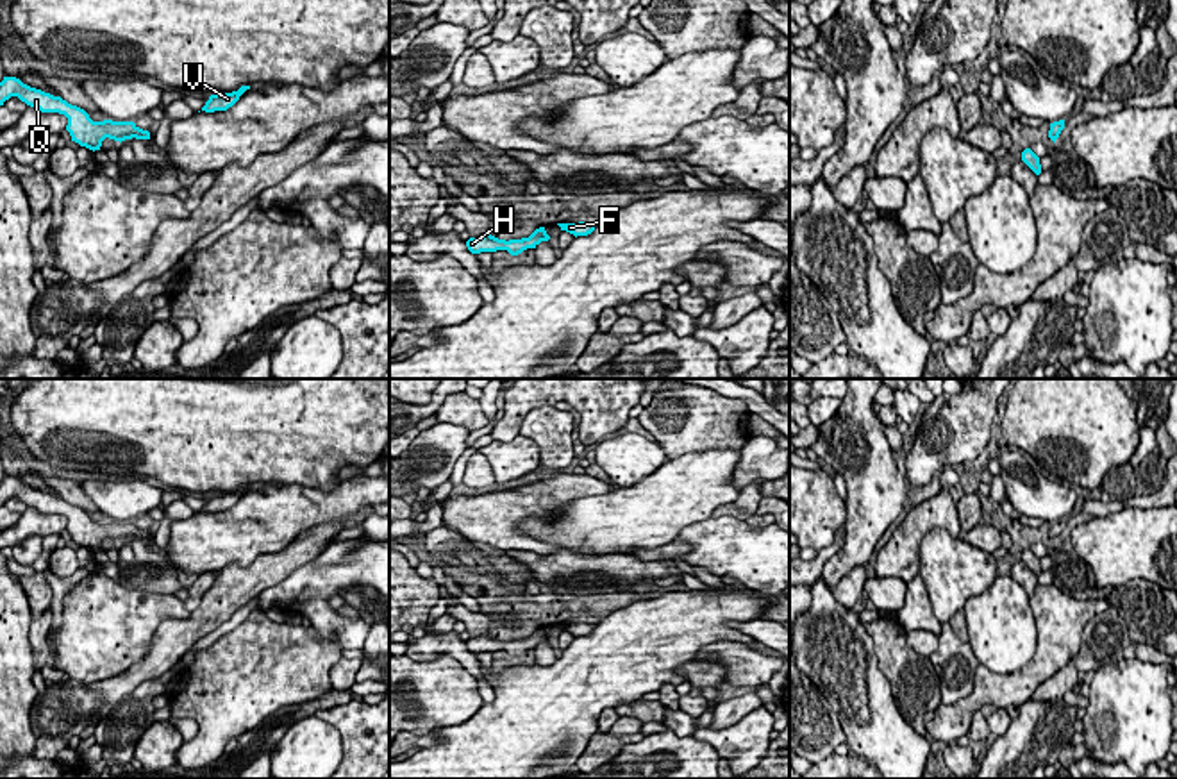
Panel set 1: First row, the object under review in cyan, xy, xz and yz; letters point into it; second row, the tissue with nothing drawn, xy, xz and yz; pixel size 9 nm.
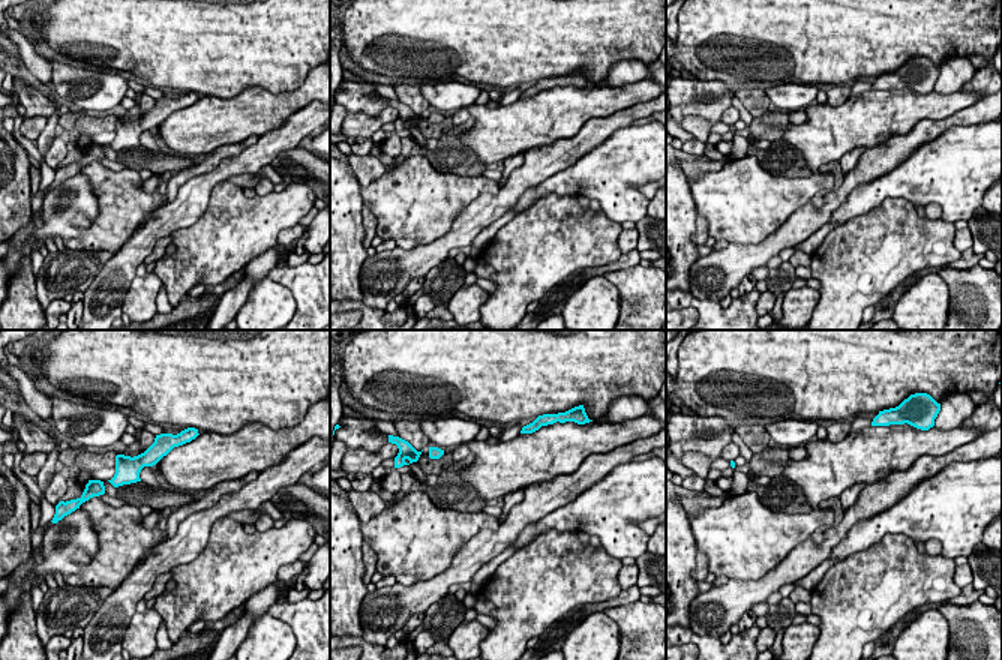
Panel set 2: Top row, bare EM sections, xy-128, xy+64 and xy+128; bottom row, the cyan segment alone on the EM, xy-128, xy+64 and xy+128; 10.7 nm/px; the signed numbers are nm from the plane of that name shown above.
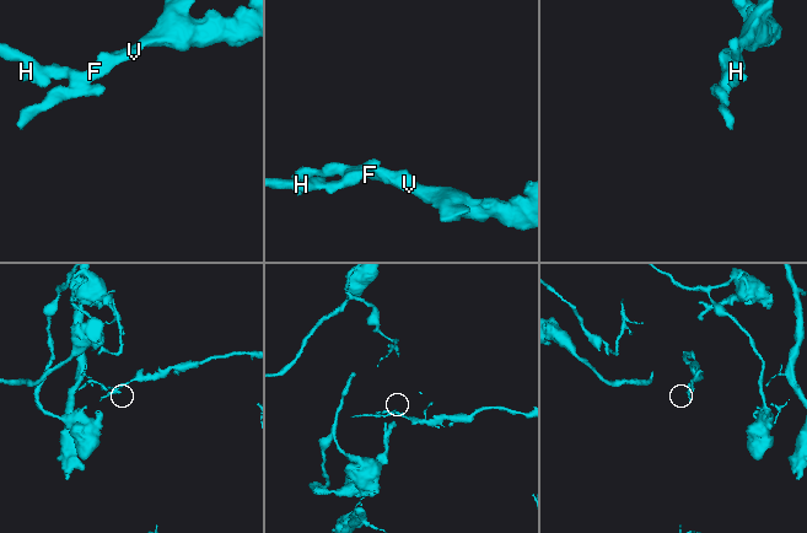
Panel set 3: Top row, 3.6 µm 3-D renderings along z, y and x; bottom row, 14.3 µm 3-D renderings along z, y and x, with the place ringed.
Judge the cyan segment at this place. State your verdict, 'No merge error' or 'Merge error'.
No merge error

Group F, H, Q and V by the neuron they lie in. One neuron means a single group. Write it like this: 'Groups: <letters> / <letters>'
Groups: F H Q V

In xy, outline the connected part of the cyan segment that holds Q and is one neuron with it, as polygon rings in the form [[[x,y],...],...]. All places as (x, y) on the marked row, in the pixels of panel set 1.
[[[4,77],[0,82],[0,105],[11,96],[18,96],[21,102],[41,113],[64,114],[68,118],[66,130],[70,132],[71,141],[93,152],[100,150],[105,138],[120,143],[132,138],[150,139],[150,132],[139,129],[134,121],[93,121],[84,109],[68,104],[61,96],[30,88],[16,77]]]

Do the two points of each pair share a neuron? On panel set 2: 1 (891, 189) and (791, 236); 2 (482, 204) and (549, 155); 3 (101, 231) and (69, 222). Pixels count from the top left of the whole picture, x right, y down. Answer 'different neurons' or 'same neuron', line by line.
1: different neurons
2: same neuron
3: different neurons

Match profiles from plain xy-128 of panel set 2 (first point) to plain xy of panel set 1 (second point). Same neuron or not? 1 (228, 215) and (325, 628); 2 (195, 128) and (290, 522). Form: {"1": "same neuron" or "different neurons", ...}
{"1": "different neurons", "2": "same neuron"}

